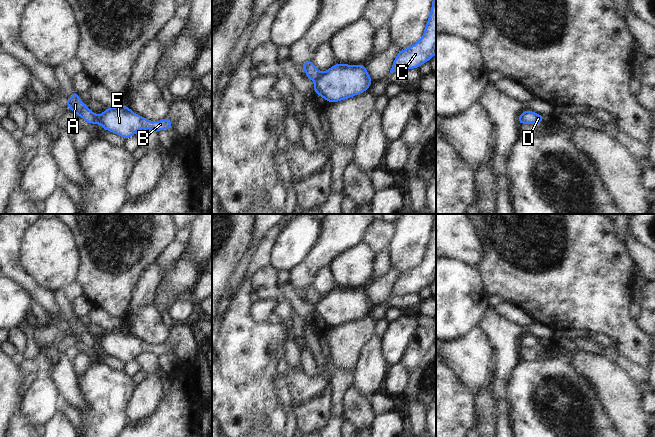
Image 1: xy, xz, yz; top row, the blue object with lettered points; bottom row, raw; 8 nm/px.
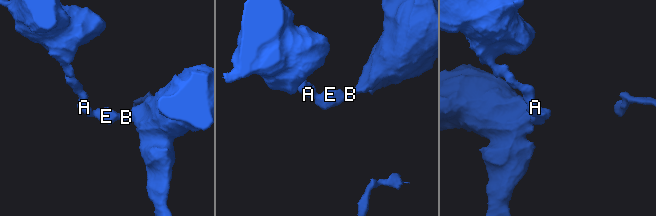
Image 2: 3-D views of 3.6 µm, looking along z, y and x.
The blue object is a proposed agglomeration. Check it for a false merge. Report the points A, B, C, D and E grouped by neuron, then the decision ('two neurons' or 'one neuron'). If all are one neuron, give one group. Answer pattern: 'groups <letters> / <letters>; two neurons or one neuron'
groups A / B C D E; two neurons

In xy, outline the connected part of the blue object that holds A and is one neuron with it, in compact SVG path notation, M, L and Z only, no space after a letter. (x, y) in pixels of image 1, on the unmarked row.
M76 315L73 316L72 320L68 324L65 324L65 328L75 337L75 339L80 340L87 347L97 347L98 339L92 336L88 330L80 324L79 318Z

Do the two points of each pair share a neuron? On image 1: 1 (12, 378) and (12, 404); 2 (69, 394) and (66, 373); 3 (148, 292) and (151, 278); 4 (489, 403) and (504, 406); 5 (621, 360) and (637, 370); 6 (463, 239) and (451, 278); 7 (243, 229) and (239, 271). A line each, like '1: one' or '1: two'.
1: one
2: one
3: one
4: two
5: one
6: two
7: two

